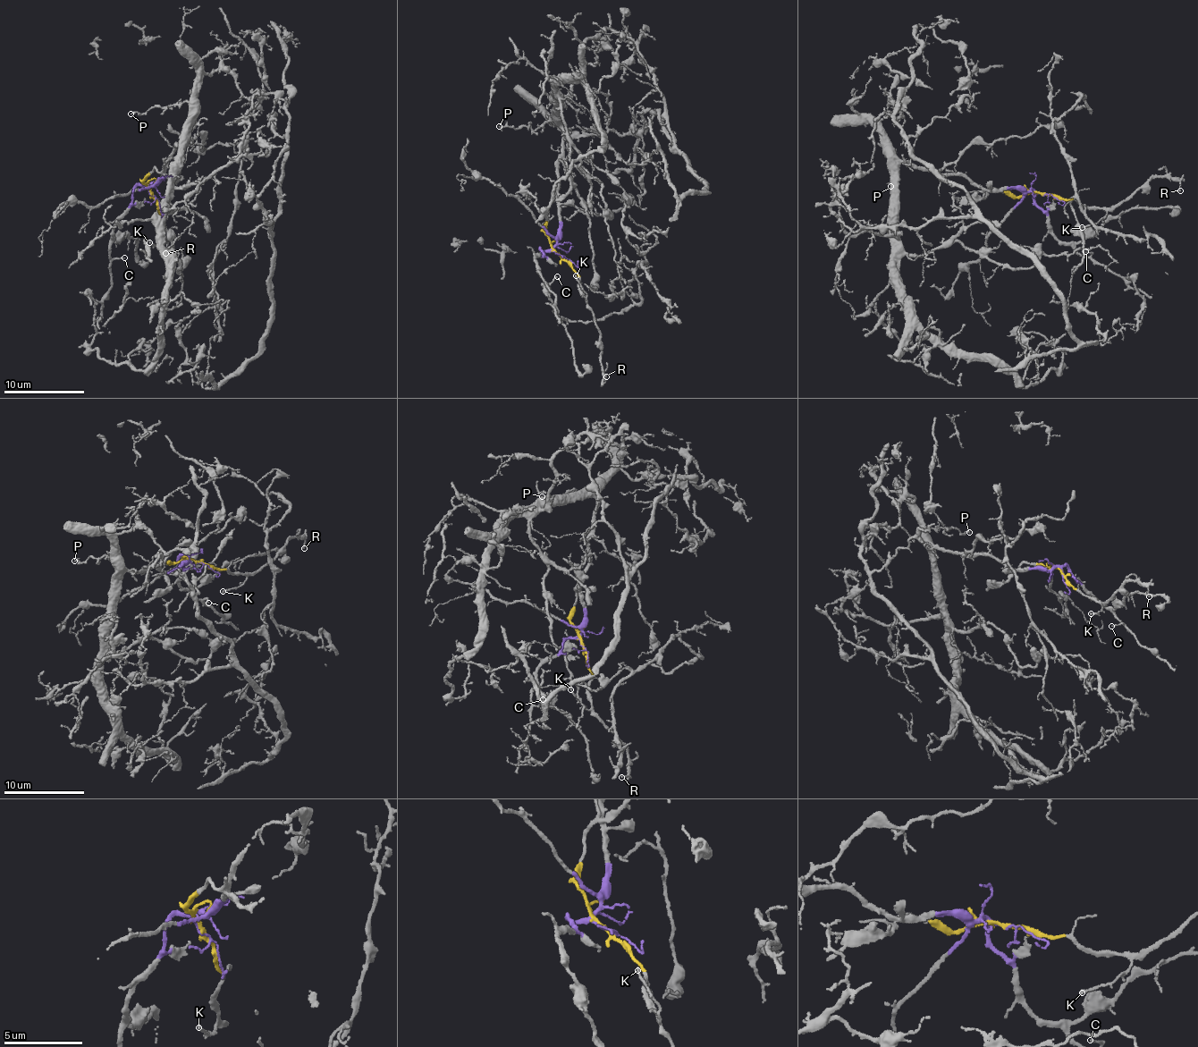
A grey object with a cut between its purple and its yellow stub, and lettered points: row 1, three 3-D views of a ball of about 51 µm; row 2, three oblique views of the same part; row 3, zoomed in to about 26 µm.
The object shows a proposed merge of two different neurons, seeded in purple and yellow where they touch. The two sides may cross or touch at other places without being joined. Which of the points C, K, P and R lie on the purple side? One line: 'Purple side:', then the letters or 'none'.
Purple side: C, P

